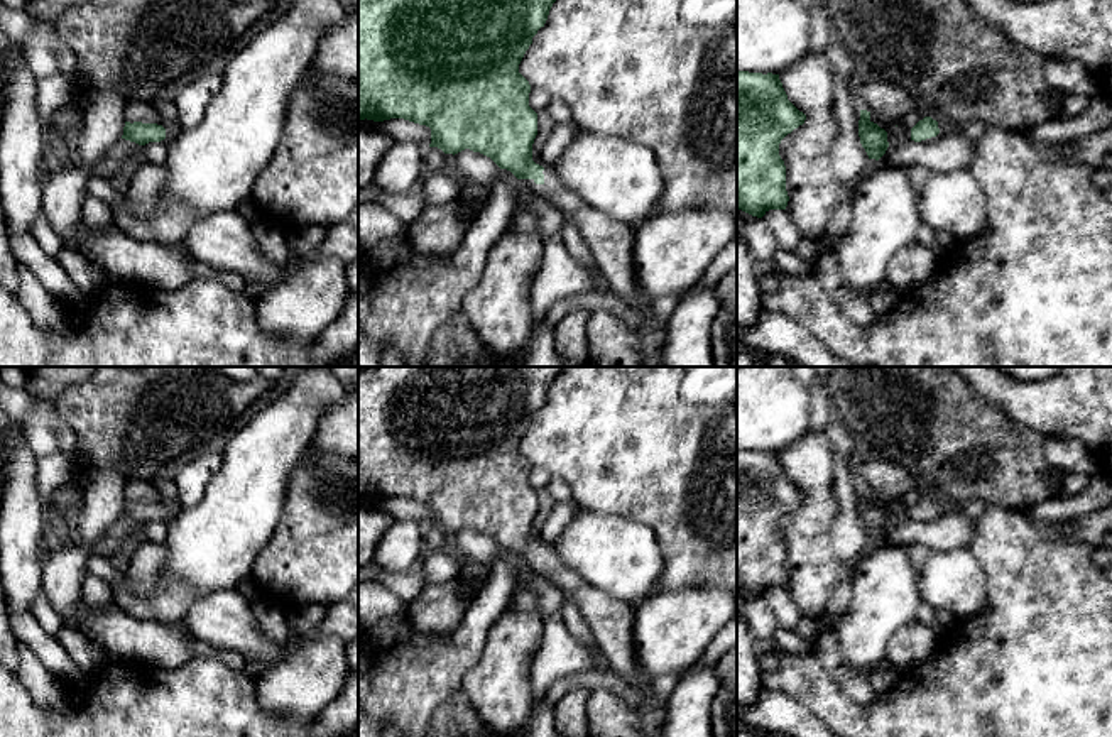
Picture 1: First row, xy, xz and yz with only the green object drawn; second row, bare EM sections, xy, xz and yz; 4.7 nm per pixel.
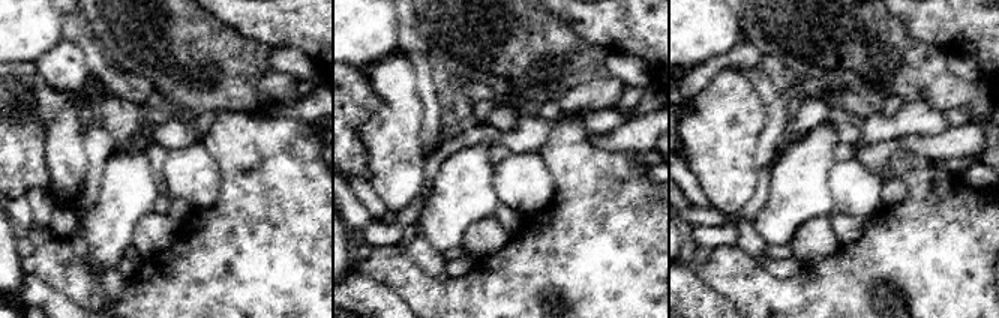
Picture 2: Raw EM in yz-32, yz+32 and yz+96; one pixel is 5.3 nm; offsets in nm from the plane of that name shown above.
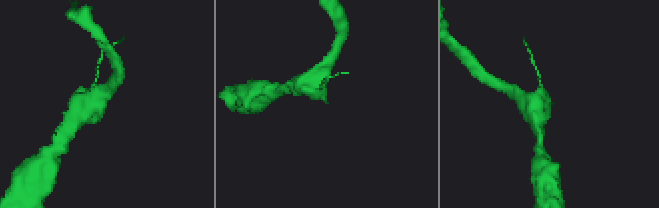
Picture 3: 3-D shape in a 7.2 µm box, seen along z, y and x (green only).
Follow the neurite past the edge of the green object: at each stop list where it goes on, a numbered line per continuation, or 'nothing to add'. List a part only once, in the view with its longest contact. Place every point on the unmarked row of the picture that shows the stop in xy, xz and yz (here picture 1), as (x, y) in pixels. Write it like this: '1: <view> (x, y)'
1: xz (610, 621)

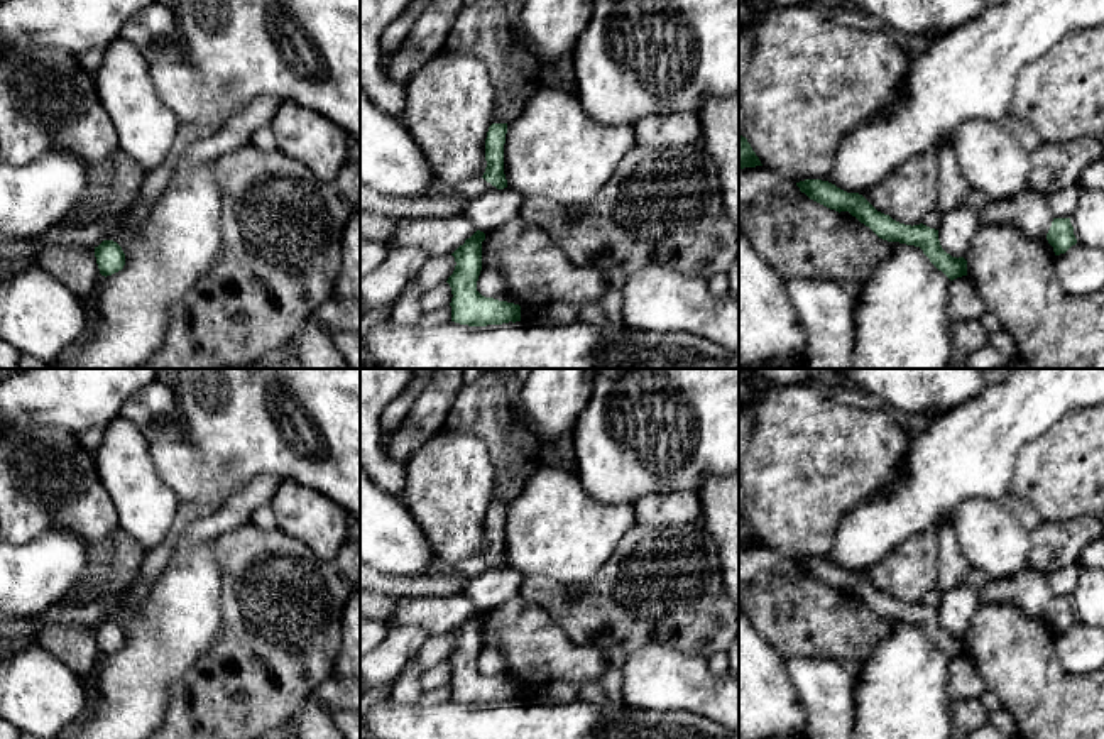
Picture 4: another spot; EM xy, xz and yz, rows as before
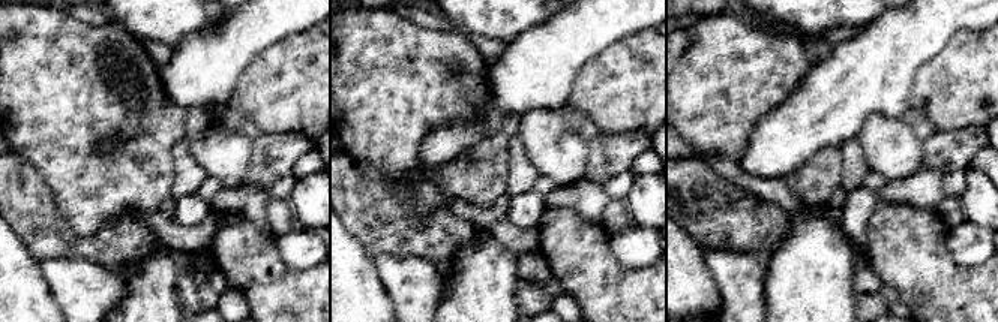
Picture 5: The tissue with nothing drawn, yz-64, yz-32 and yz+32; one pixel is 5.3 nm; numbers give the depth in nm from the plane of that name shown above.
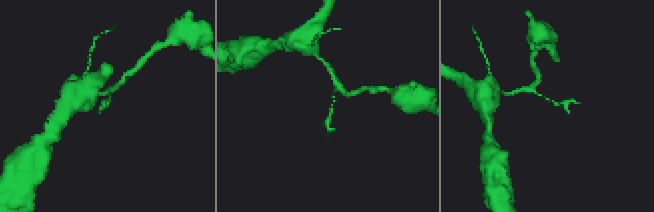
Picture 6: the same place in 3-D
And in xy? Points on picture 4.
nothing to add

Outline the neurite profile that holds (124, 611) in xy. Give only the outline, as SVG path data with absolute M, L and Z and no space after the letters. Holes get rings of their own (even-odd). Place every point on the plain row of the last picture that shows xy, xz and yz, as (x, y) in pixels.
M150 580L147 583L132 588L125 597L122 597L117 604L110 607L105 619L117 621L127 636L134 629L134 619L137 616L139 605L150 594L154 583L156 580Z

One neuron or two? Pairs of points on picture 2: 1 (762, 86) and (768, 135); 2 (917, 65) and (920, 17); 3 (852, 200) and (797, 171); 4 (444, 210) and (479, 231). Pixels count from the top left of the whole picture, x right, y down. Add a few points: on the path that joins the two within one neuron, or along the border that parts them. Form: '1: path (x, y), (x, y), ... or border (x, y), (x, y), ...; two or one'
1: path (771, 98), (774, 102), (774, 123); one
2: border (893, 15), (914, 36), (948, 51); two
3: border (836, 162), (830, 176), (831, 212); two
4: border (494, 213), (476, 219), (468, 227), (461, 246); two

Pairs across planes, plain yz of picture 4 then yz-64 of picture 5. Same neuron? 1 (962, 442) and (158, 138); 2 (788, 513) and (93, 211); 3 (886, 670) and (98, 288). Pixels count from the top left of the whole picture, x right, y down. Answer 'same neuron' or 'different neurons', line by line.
1: different neurons
2: same neuron
3: different neurons

